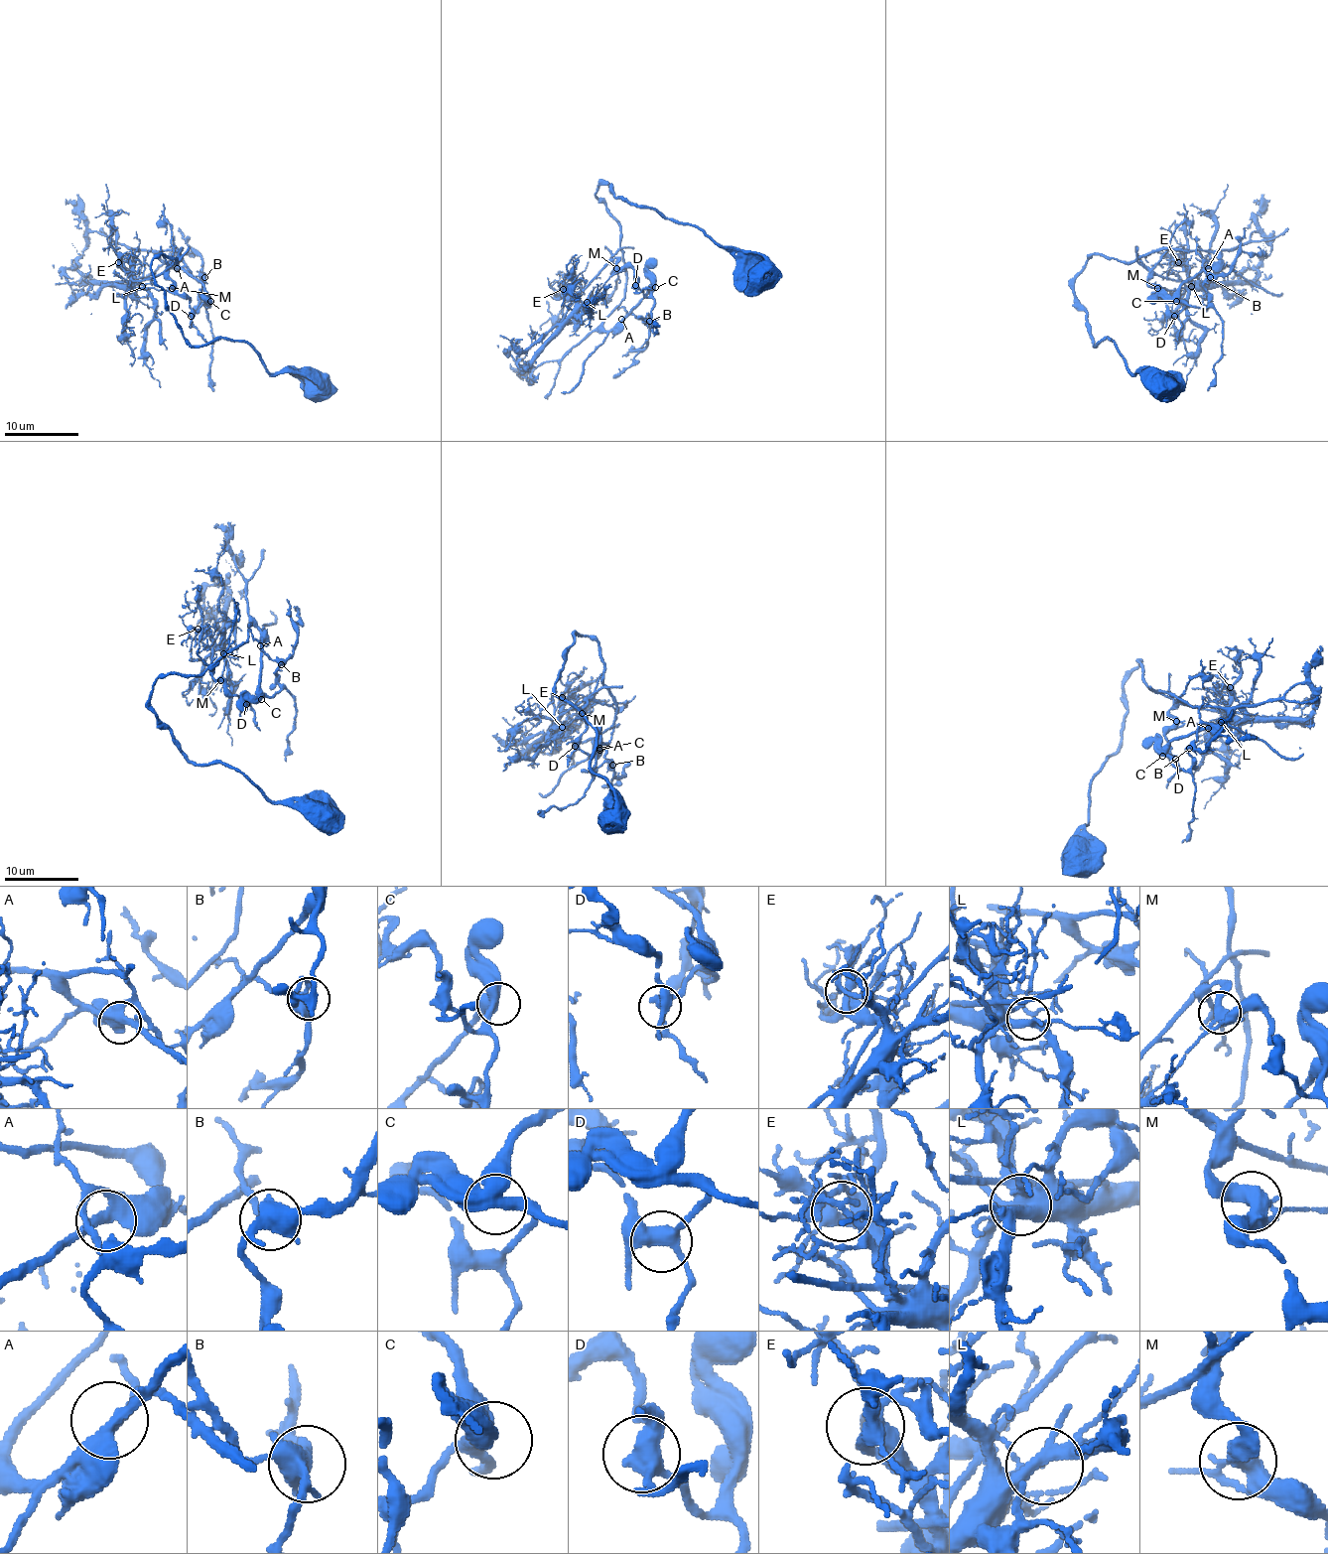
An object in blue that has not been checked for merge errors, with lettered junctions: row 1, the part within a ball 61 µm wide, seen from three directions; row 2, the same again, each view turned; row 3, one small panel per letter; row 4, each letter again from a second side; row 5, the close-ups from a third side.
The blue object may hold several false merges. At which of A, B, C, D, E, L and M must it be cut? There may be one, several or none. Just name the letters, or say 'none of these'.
M

